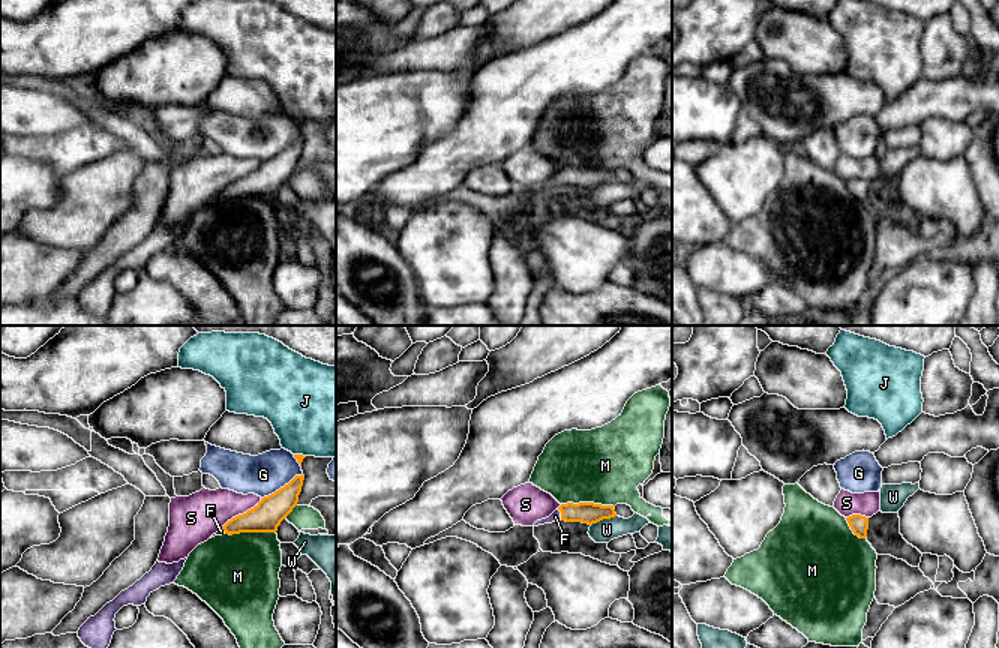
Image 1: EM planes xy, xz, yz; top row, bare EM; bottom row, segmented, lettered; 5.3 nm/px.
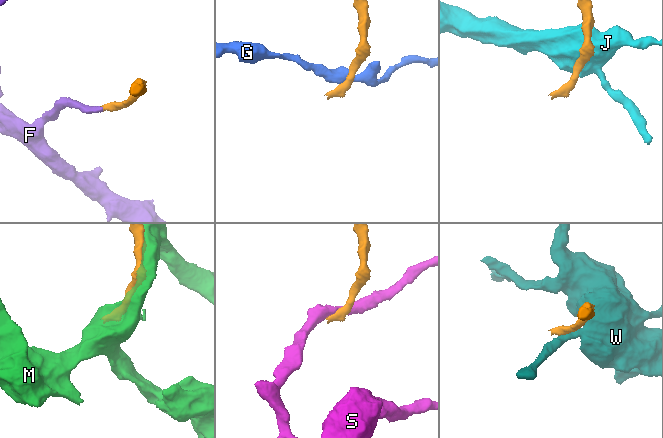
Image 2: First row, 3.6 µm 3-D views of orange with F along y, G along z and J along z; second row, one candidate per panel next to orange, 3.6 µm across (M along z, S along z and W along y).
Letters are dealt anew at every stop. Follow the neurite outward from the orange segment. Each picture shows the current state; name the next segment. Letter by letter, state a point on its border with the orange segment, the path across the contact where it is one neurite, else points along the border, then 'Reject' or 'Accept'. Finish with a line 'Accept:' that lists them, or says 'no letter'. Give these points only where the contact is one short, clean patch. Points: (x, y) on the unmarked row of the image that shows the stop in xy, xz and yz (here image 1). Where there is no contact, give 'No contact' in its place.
F: Touches orange at xz (561, 179). Path across: xz (590, 177), (561, 179), (555, 180). Accept
G: Touches orange at xy (281, 152). Boundary: xy (302, 137), (261, 162). Reject
J: Touches orange at xy (300, 119). Reject
M: Touches orange at xz (588, 167). Reject
S: Touches orange at xy (240, 179). Boundary: xy (261, 162), (219, 192). Reject
W: Touches orange at xz (603, 182). Boundary: xz (615, 179), (591, 189). Reject
Accept: F

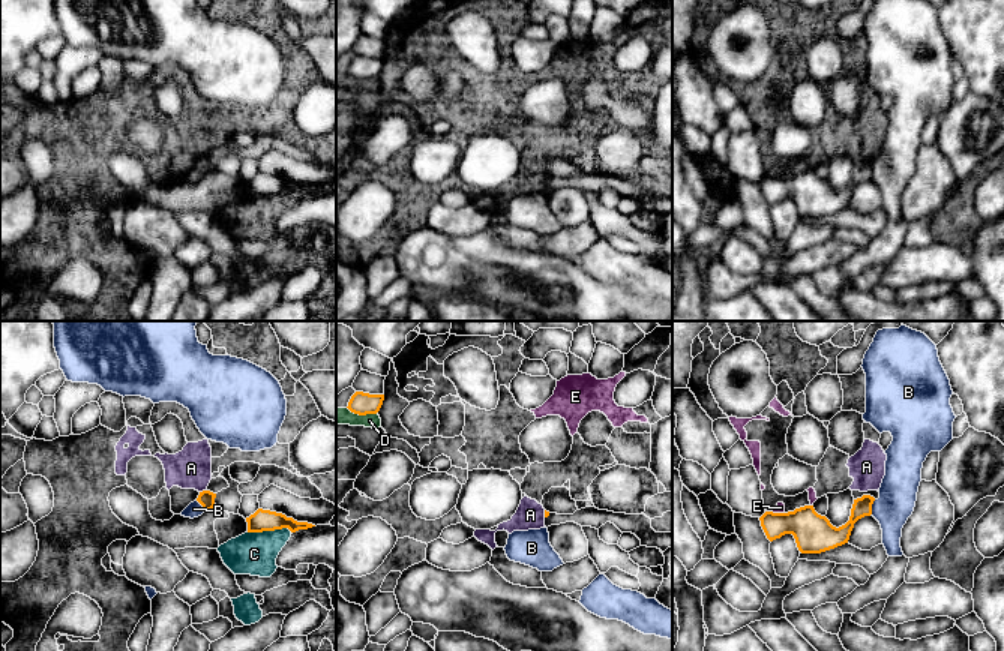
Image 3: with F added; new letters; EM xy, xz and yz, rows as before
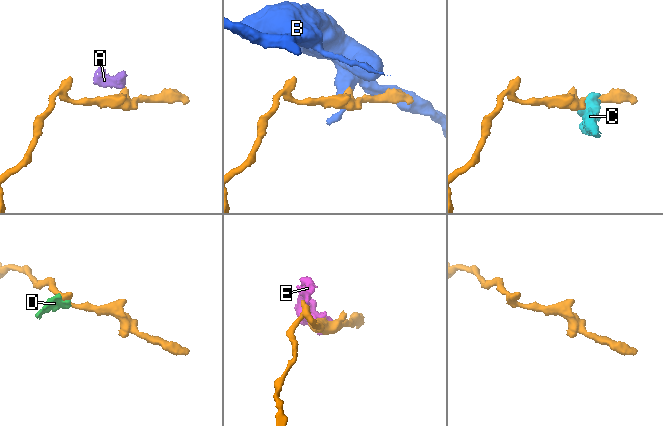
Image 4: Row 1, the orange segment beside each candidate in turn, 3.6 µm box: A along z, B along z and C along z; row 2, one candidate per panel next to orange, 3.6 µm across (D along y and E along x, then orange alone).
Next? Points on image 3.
A: Touches orange at xy (203, 155). Boundary: xy (204, 153), (200, 156). Reject
B: Touches orange at yz (871, 171). Boundary: yz (875, 164), (871, 177). Reject
C: Touches orange at xy (269, 194). Boundary: xy (291, 195), (275, 192), (248, 197). Reject
D: Touches orange at xz (362, 78). Boundary: xz (347, 71), (359, 78), (377, 77). Reject
E: Touches orange at yz (778, 177). Reject
Accept: no letter

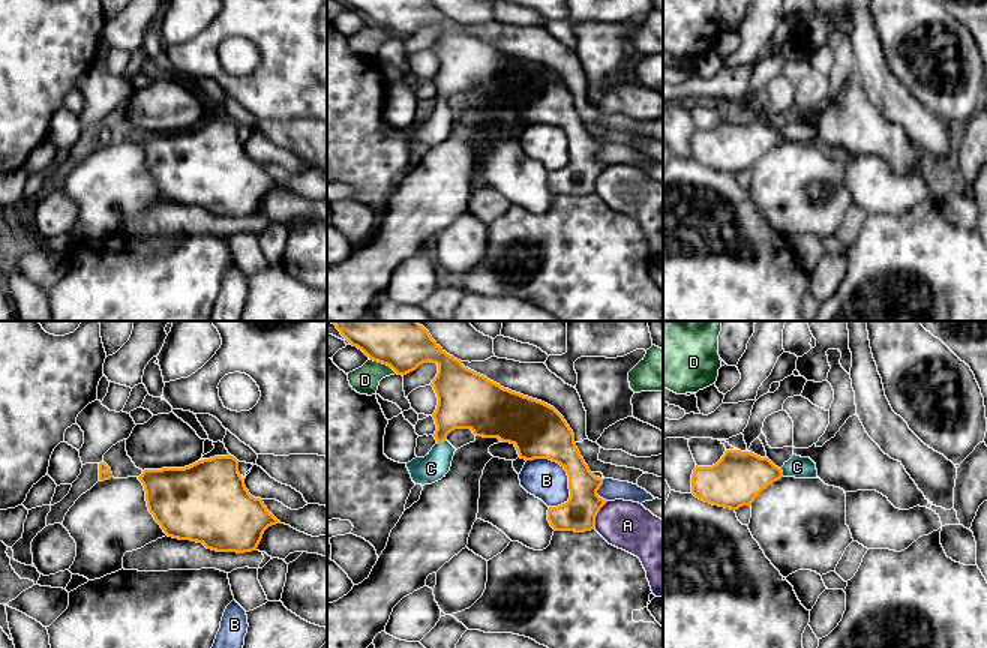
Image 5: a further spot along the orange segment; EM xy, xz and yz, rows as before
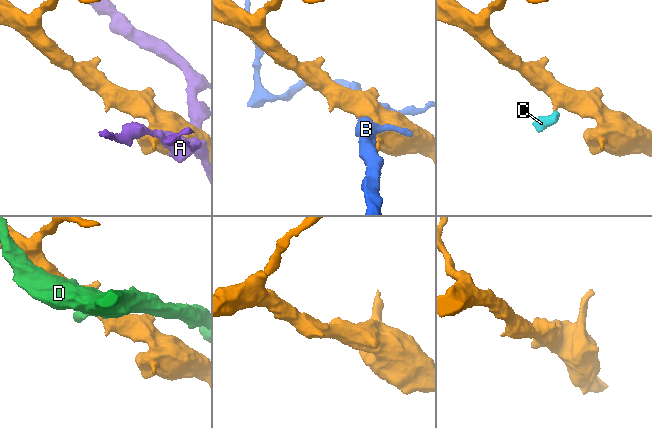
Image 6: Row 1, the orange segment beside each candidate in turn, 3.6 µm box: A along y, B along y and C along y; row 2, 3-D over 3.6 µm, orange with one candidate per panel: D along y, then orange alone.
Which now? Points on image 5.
A: Touches orange at xz (596, 179). Reject
B: Touches orange at xz (564, 132). Reject
C: Touches orange at xz (441, 107). Path across: xz (464, 66), (446, 84), (441, 107), (440, 123), (431, 132). Accept
D: Touches orange at xz (383, 27). Reject
Accept: C

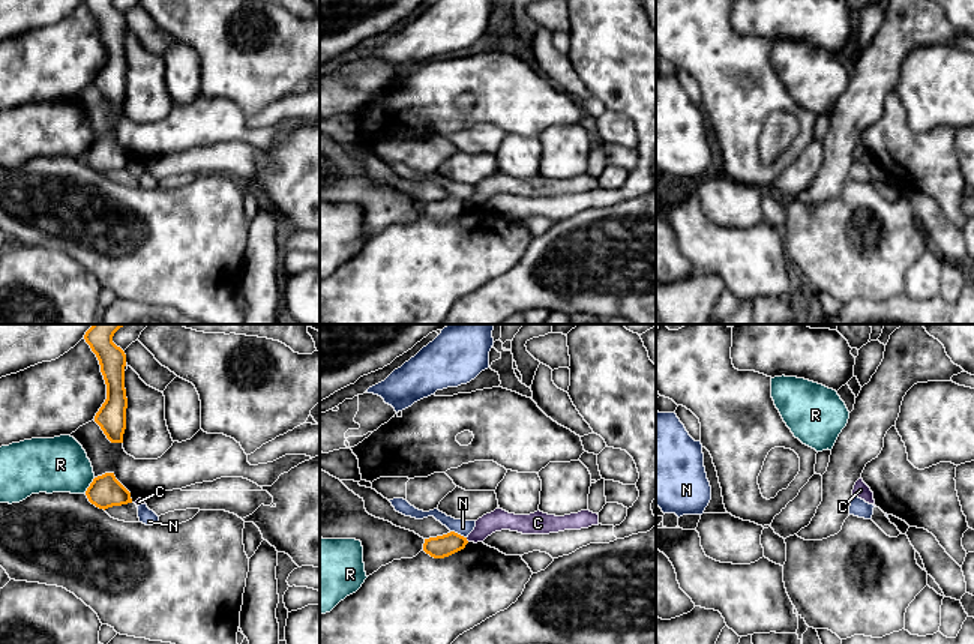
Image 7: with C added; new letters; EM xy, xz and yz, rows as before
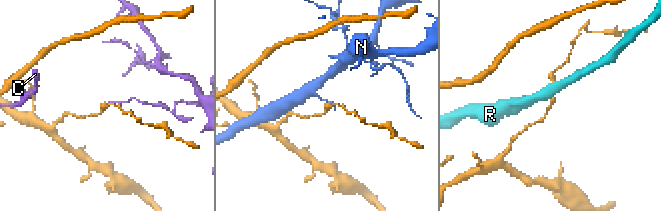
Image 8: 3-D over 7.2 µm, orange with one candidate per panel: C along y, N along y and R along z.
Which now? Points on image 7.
C: Touches orange at xz (465, 203). Boundary: xz (465, 201), (468, 204). Reject
N: Touches orange at xz (456, 197). Boundary: xz (450, 194), (465, 201). Reject
R: Touches orange at xy (90, 149). Reject
Accept: no letter

